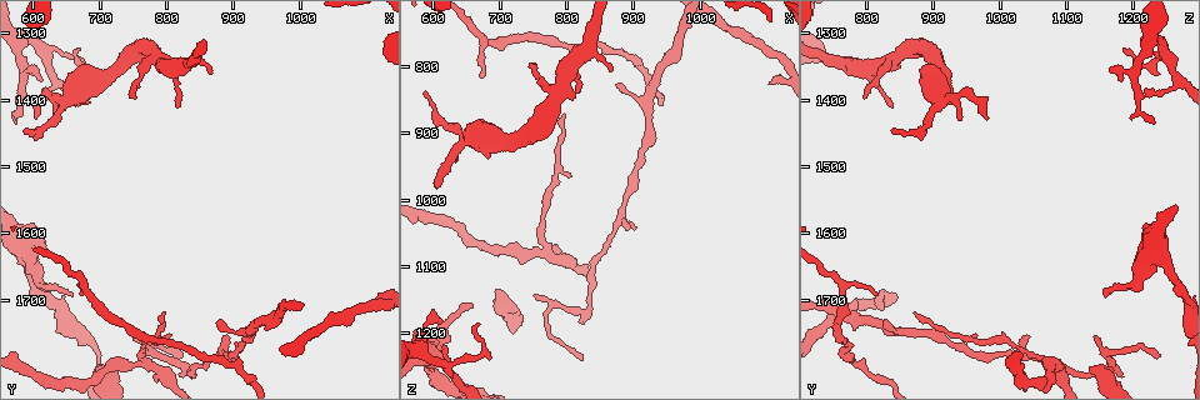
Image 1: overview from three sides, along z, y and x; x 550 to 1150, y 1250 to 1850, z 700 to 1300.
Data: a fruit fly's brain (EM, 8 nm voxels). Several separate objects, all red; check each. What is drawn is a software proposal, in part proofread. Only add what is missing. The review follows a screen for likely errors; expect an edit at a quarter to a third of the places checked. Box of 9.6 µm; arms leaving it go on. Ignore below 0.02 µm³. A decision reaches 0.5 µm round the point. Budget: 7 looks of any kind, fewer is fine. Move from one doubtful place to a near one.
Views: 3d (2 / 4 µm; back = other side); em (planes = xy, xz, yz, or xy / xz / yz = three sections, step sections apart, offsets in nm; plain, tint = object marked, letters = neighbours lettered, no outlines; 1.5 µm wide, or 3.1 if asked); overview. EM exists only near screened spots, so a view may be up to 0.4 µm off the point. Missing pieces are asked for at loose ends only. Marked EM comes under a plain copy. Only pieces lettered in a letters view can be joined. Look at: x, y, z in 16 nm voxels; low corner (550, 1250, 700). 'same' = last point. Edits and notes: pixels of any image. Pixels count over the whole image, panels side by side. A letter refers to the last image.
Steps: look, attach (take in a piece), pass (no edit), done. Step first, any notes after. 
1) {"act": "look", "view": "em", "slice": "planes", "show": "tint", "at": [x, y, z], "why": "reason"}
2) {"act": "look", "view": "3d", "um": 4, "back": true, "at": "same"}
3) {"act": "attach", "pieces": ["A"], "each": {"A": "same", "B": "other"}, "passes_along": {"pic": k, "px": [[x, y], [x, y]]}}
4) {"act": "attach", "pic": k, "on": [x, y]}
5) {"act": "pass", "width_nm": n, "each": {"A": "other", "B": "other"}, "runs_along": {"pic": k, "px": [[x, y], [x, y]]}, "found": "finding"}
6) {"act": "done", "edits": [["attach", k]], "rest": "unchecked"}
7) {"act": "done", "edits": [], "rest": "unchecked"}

{"act": "look", "view": "3d", "um": 2, "at": [675, 1695, 815], "why": "tapers out"}

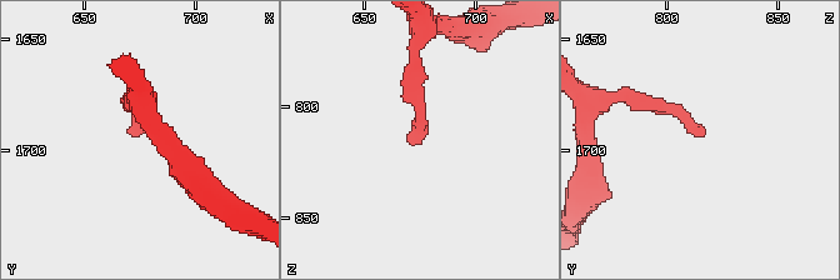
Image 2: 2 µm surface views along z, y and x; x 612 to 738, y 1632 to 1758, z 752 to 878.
{"act": "look", "view": "em", "slice": "planes", "show": "letters", "at": [673, 1692, 816]}

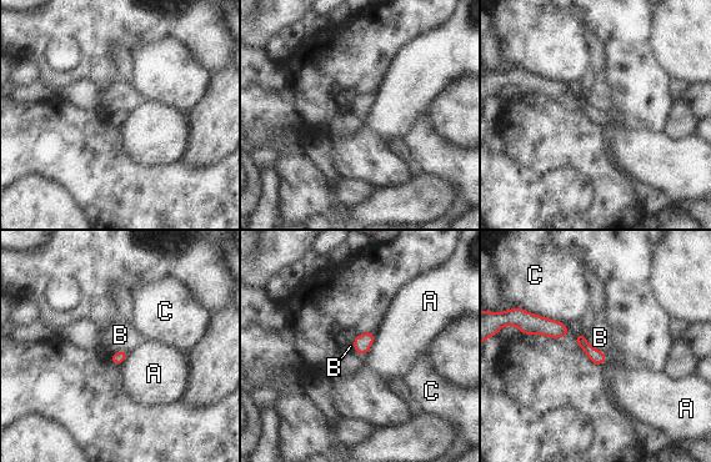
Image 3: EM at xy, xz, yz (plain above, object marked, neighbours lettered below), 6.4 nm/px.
{"act": "pass", "longest_contact_nm": ["C", 240], "each": {"A": "other", "B": "other", "C": "other"}, "found": "no lettered piece goes on from it"}

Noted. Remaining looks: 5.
{"act": "look", "view": "3d", "um": 2, "at": [670, 1325, 1190], "why": "thin end"}

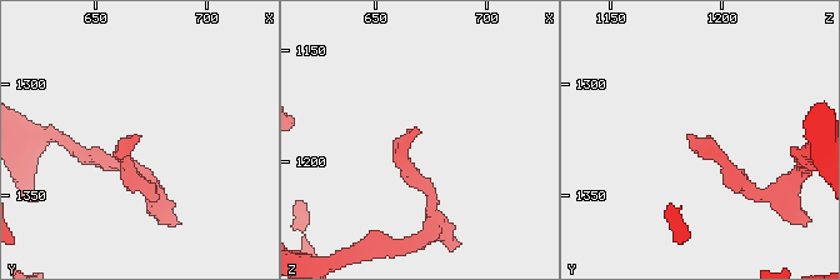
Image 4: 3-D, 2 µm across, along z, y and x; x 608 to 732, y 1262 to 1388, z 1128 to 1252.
{"act": "look", "view": "em", "slice": "xy", "step": 4, "show": "letters", "at": [669, 1325, 1185], "why": "shape alone is not enough"}

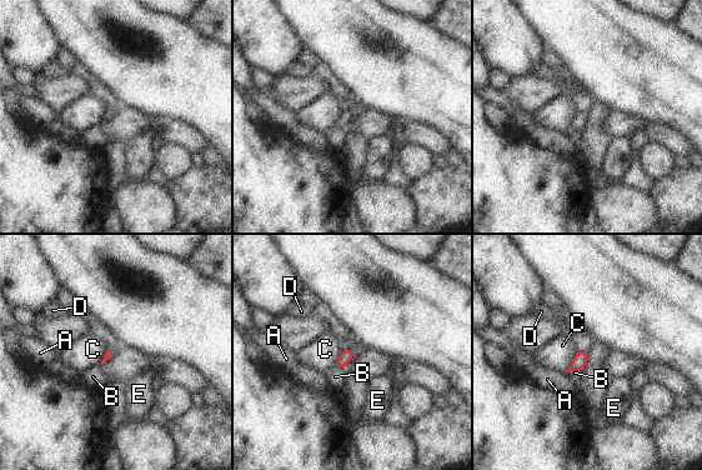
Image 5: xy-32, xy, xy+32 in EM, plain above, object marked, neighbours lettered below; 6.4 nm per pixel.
{"act": "look", "view": "em", "slice": "xz", "step": 8, "show": "letters", "at": "same"}

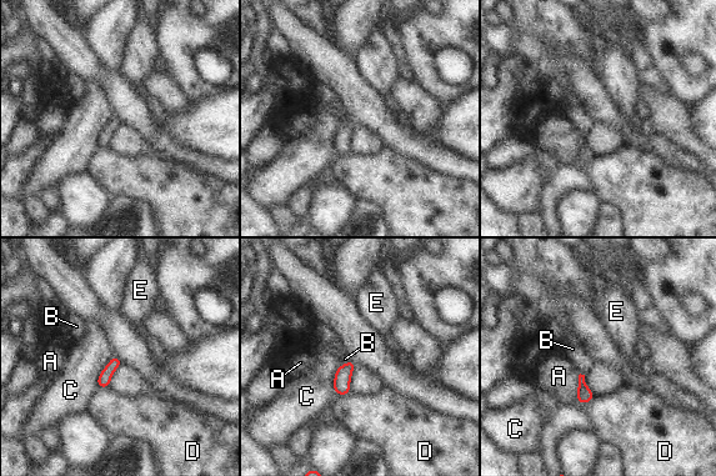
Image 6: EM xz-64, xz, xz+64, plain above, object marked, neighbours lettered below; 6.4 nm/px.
{"act": "pass", "each": {"A": "other", "B": "other", "C": "other", "D": "other", "E": "other"}, "border": {"pic": 6, "px": [[341, 365], [334, 379], [335, 394]]}, "found": "none of them fits"}

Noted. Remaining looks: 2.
{"act": "look", "view": "3d", "um": 2, "at": [760, 1400, 795], "why": "thin end"}

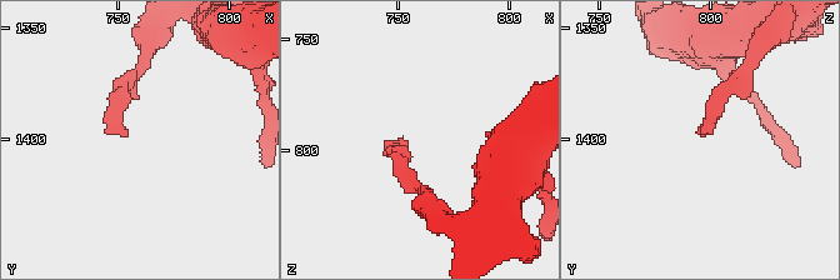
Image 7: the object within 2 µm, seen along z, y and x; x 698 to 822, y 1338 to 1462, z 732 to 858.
{"act": "look", "view": "em", "slice": "planes", "show": "letters", "at": [756, 1398, 796], "why": "shape alone is not enough"}

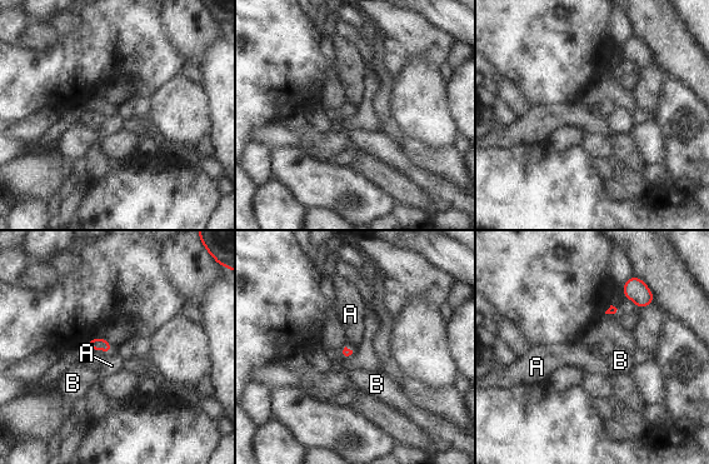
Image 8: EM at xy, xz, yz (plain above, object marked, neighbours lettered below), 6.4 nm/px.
{"act": "pass", "each": {"A": "other", "B": "other"}, "border": {"pic": 8, "px": [[111, 349], [106, 353]]}, "found": "no lettered piece goes on from it"}

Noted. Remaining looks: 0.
{"act": "done", "edits": [], "rest": "unchecked"}

